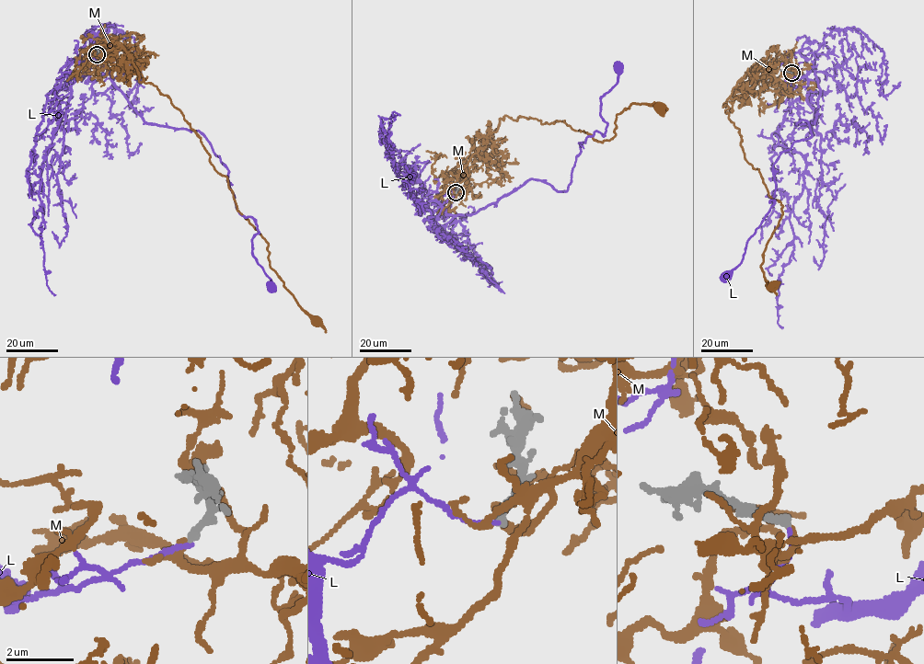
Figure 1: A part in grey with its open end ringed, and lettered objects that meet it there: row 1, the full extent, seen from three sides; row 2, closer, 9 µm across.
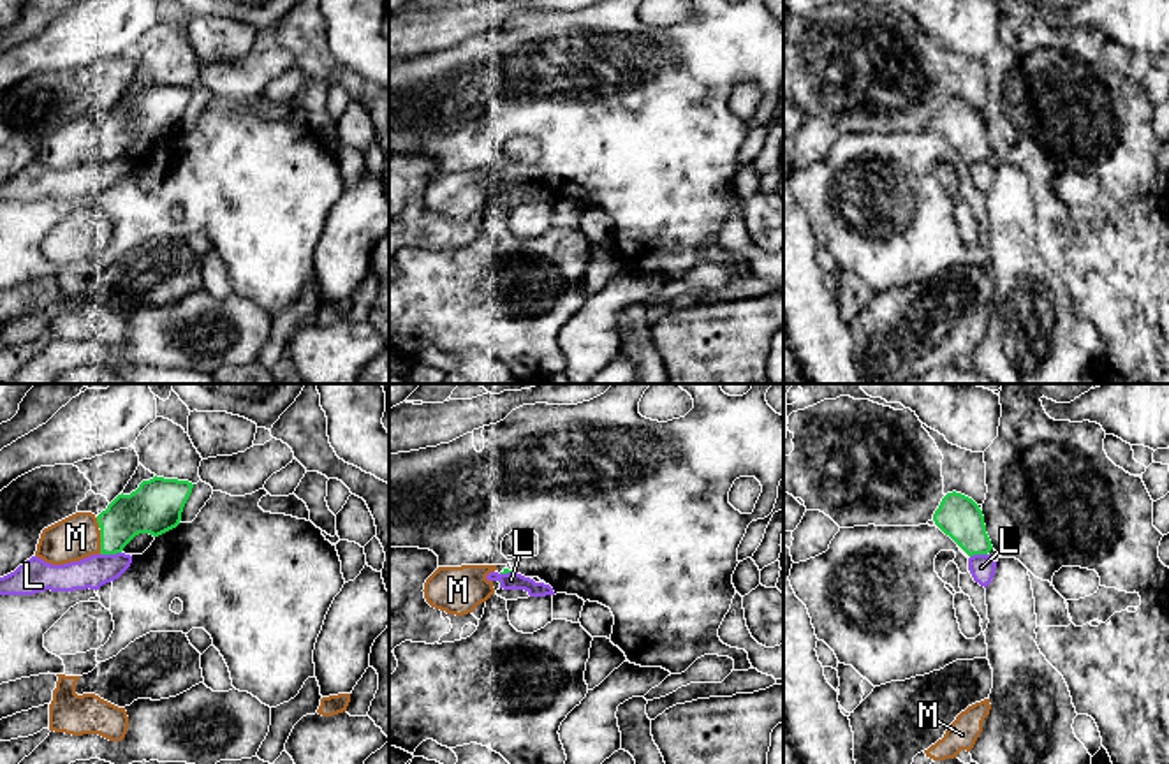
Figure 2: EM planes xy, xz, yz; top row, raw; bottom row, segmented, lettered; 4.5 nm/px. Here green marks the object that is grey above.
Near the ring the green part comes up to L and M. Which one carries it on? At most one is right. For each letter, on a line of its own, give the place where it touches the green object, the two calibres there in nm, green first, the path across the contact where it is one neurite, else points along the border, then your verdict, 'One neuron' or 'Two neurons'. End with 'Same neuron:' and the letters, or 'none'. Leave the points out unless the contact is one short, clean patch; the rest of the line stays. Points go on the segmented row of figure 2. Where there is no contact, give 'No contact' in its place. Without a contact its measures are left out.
L: Touches green at xy (110, 553). Thickness 200 nm (green) against 150 nm. Two neurons
M: Touches green at xy (101, 543). Thickness 200 nm (green) against 200 nm. One neuron
Same neuron: M

